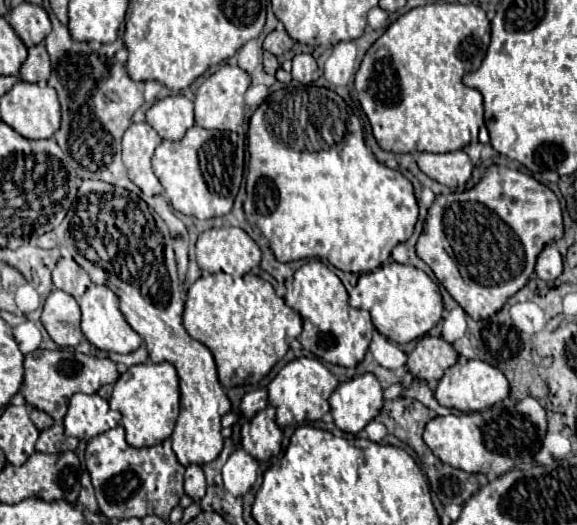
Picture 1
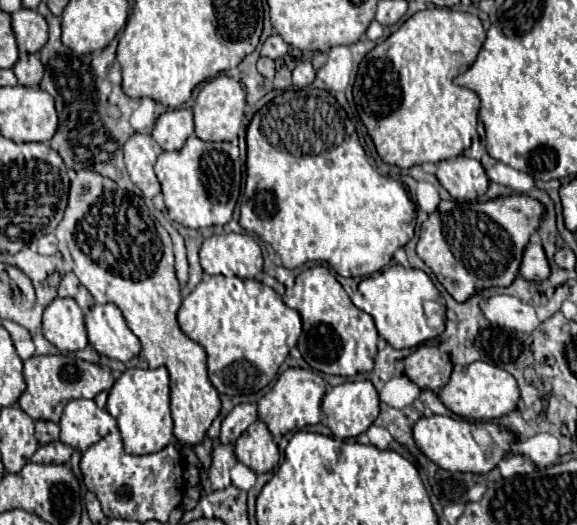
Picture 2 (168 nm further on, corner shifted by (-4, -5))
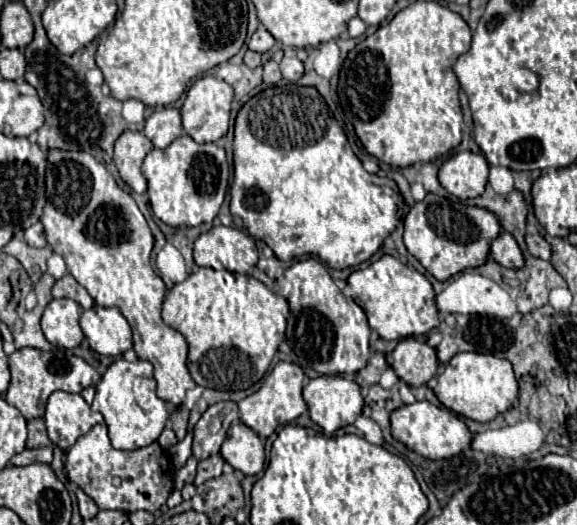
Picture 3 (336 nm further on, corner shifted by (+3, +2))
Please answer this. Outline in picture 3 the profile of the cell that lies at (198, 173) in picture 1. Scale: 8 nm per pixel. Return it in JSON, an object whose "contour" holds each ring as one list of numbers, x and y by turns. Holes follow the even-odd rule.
{"contour":[[180,135,166,149,152,149,142,165,148,181,152,213,170,227,198,227,212,223,228,189,228,161,216,143,196,143,190,135]]}

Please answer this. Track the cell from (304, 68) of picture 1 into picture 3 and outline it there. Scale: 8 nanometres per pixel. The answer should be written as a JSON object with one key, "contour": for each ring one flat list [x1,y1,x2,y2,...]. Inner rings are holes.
{"contour":[[284,53,282,61,280,61,280,71,282,71,282,77,288,79,288,81,298,81,304,73,304,63,292,55,292,53]]}

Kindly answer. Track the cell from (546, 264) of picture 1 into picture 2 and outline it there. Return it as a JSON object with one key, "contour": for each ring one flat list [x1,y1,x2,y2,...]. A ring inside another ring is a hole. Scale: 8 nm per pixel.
{"contour":[[537,234,531,236,531,242,525,248,521,276,525,280,533,280,533,282,547,280,547,276,551,276,551,266,549,266,549,260,545,256,545,250,541,246,541,238]]}

